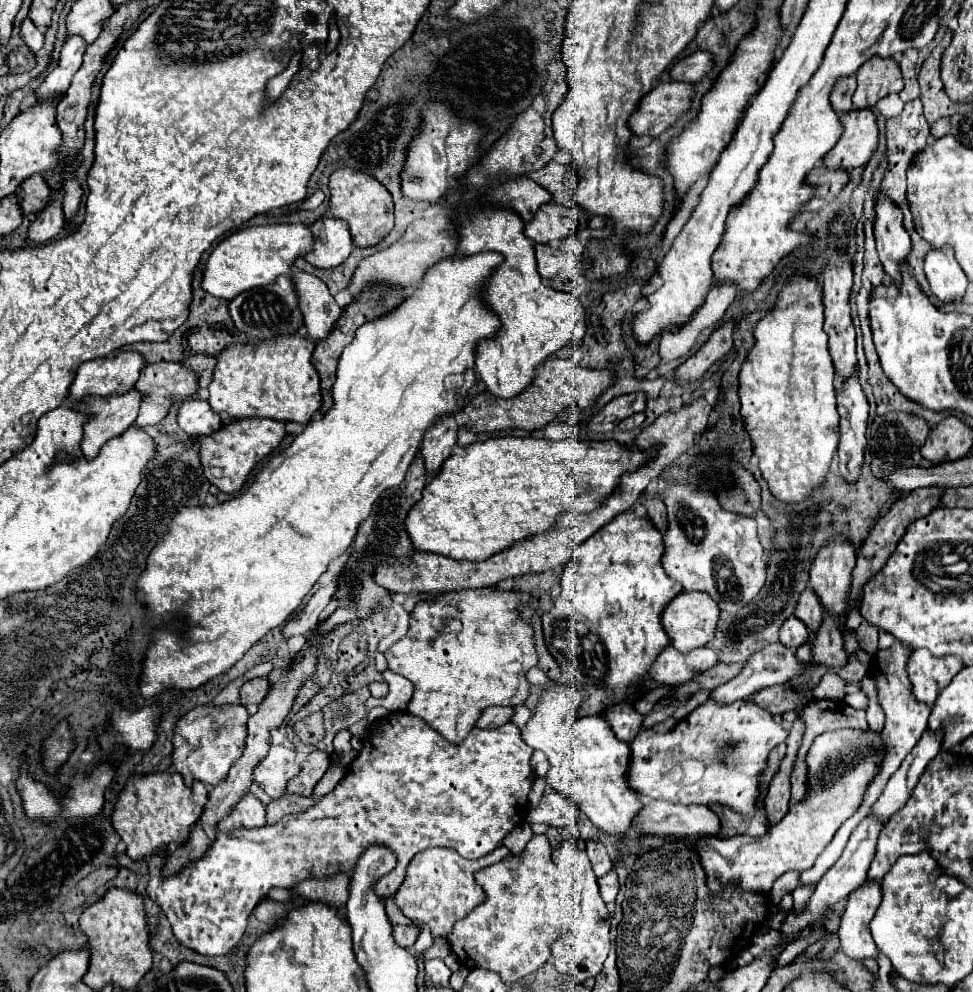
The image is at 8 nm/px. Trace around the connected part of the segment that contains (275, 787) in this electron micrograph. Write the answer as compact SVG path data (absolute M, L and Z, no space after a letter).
M271 743L269 753L255 767L253 777L271 799L279 799L285 793L287 781L293 779L293 775L297 775L299 765L295 757L297 753L293 749Z

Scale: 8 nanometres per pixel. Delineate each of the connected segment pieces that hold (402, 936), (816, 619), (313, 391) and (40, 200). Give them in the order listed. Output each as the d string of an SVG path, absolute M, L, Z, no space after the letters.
M393 925L393 937L401 947L411 949L419 937L419 929L415 925Z
M807 587L797 601L795 607L795 615L801 617L801 621L809 627L809 629L817 629L821 625L821 617L823 617L823 605L819 603L817 595L813 593L811 587Z
M301 333L277 335L275 339L265 339L259 345L229 345L217 355L217 365L213 371L213 381L209 385L209 405L215 413L225 413L231 419L241 417L273 417L277 421L297 421L309 423L311 417L321 407L321 387L319 375L311 363L311 353L315 343Z
M31 175L21 183L15 195L23 213L37 213L49 201L49 185L41 179L41 175Z

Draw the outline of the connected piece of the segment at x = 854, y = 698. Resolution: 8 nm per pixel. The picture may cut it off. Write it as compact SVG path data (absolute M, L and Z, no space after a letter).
M857 691L853 695L845 695L845 703L853 709L867 709L867 695L865 691Z

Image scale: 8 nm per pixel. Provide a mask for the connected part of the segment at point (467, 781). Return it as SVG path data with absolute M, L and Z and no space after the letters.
M391 713L379 723L379 735L367 735L361 739L361 751L347 767L345 777L311 809L299 815L285 815L275 825L253 829L241 827L233 829L233 833L215 829L215 841L211 847L199 859L189 861L181 871L169 877L163 877L167 861L165 851L149 855L147 895L167 915L177 941L207 957L225 955L239 943L247 927L247 917L253 907L267 897L271 887L289 889L307 877L335 875L337 871L351 875L357 855L373 843L387 843L387 847L393 847L397 853L397 867L381 877L373 887L383 895L383 899L393 897L401 887L409 861L419 851L429 847L451 847L465 859L477 859L503 845L503 837L525 821L527 795L537 779L529 765L531 753L533 749L521 743L521 733L513 723L505 723L497 729L473 727L459 745L451 745L423 723L423 719L411 713Z

